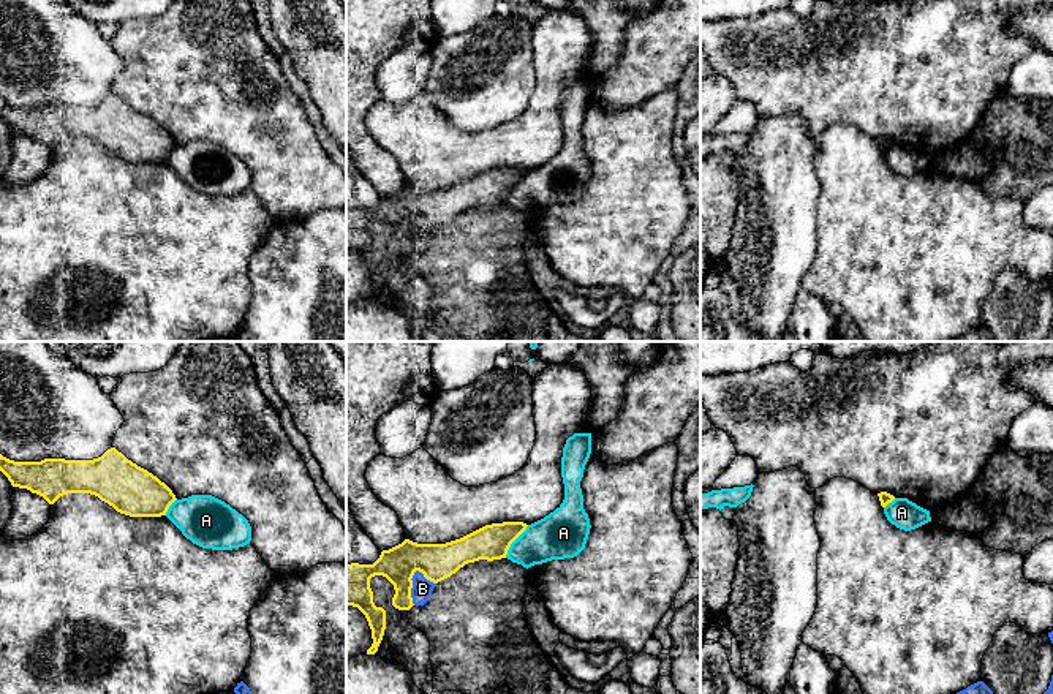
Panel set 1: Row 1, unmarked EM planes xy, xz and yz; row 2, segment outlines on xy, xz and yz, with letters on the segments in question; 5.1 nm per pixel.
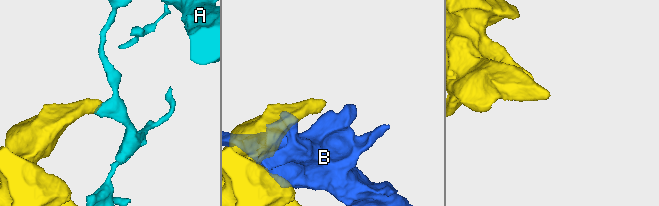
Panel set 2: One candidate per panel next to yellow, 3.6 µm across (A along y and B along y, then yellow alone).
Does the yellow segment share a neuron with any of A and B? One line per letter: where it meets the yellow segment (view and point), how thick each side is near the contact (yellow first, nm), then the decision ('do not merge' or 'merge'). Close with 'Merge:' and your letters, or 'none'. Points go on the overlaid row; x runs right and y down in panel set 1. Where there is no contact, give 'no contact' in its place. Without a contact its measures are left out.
A: xz (514, 539) | 180/240 nm | do not merge
B: xz (411, 587) | 190/100 nm | do not merge
Merge: none

